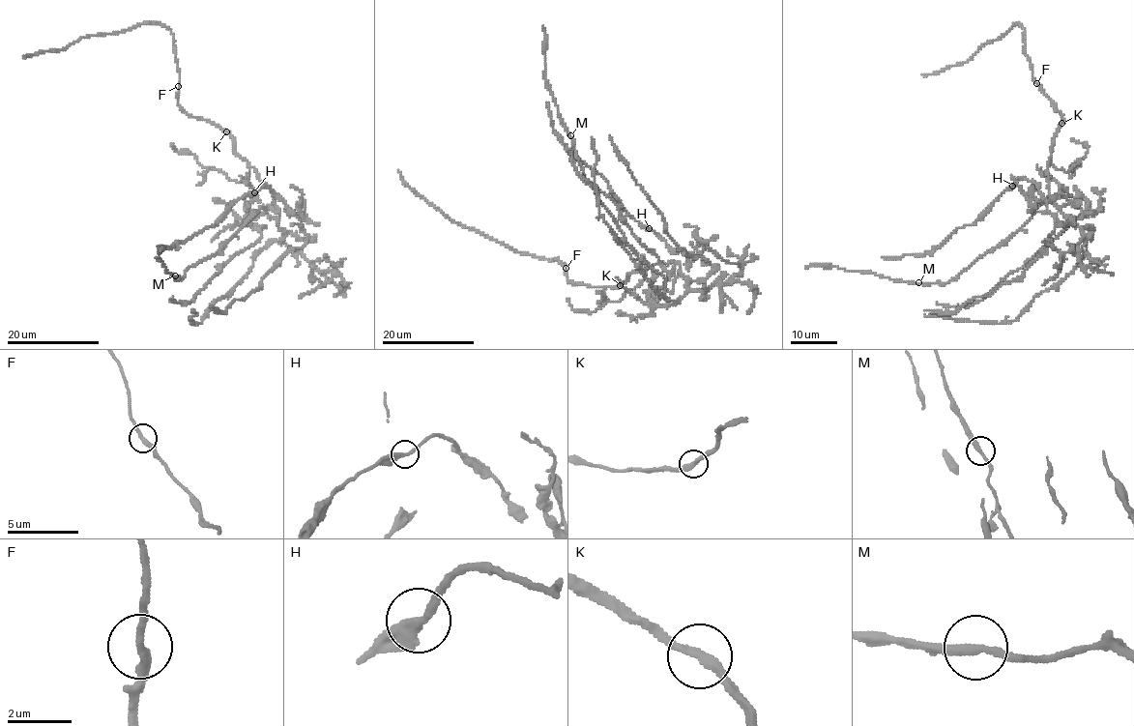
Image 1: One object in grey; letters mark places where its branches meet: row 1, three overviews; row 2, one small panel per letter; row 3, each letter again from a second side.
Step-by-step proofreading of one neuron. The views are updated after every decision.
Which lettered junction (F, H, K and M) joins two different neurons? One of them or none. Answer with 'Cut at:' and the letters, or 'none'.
Cut at: none

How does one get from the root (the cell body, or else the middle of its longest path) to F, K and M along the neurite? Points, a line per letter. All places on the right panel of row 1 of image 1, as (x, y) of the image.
F: (1047, 174), (1050, 149), (1056, 130), (1063, 122), (1061, 112), (1036, 83)
K: (1047, 174), (1050, 149), (1062, 123)
M: (1047, 174), (1050, 198), (1077, 206), (1064, 195), (1049, 196), (954, 278), (918, 282)

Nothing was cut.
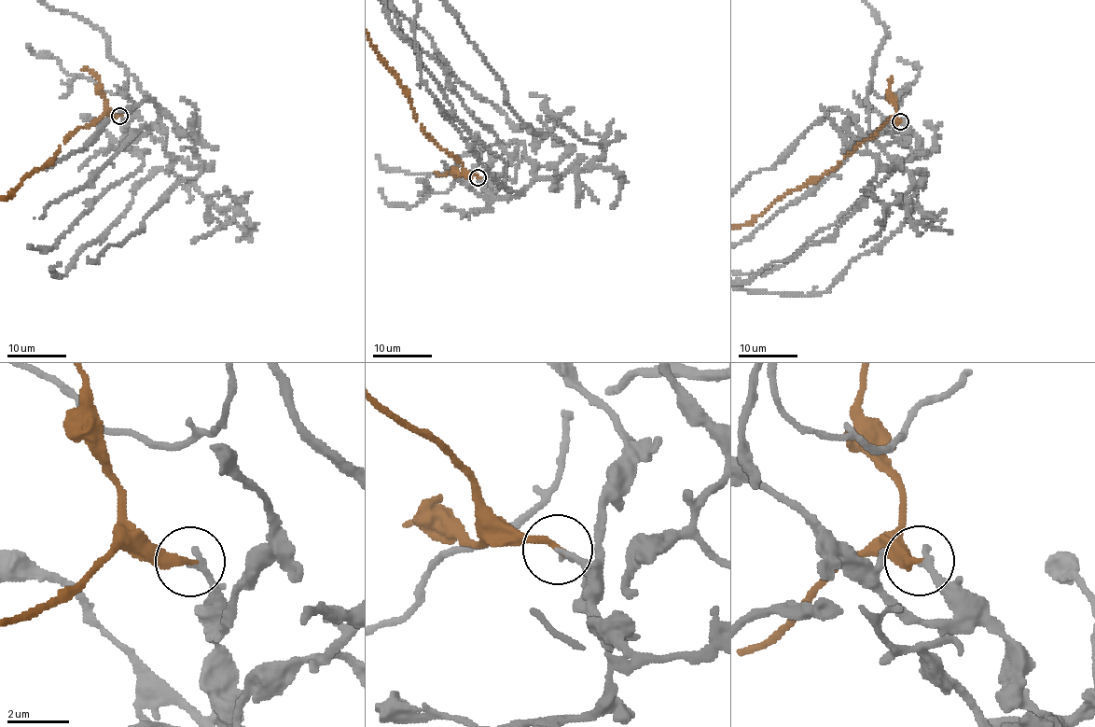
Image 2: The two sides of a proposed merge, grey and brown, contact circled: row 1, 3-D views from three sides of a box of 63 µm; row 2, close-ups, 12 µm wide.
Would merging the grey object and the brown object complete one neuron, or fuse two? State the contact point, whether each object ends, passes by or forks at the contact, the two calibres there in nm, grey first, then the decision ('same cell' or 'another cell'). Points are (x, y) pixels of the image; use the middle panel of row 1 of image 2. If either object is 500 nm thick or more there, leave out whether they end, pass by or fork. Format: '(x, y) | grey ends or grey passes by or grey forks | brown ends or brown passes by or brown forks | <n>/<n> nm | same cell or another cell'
(478, 177) | grey ends | brown ends | 240/280 nm | same cell

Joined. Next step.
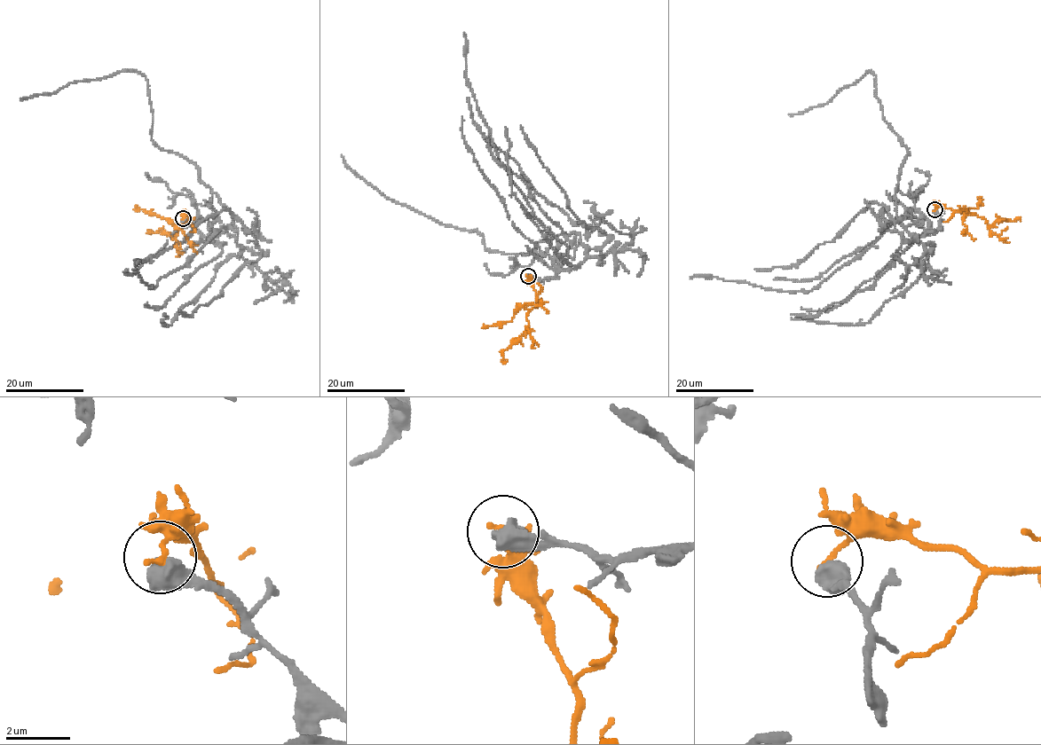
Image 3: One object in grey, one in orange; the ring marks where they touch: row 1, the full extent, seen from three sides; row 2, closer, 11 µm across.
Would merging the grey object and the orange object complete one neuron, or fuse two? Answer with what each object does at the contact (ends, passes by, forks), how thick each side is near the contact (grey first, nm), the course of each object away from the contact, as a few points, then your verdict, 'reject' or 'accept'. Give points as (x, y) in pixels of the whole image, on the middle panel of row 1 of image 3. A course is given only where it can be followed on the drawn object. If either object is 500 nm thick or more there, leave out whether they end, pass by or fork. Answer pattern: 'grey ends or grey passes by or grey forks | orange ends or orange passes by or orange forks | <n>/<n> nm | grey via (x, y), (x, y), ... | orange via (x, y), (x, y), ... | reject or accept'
700/180 nm | grey via (528, 277), (556, 273), (537, 255), (550, 239), (490, 252), (477, 230), (391, 201), (341, 155) | orange via (528, 276), (537, 294), (537, 303), (527, 313), (529, 325), (525, 331), (502, 350), (506, 364) | reject

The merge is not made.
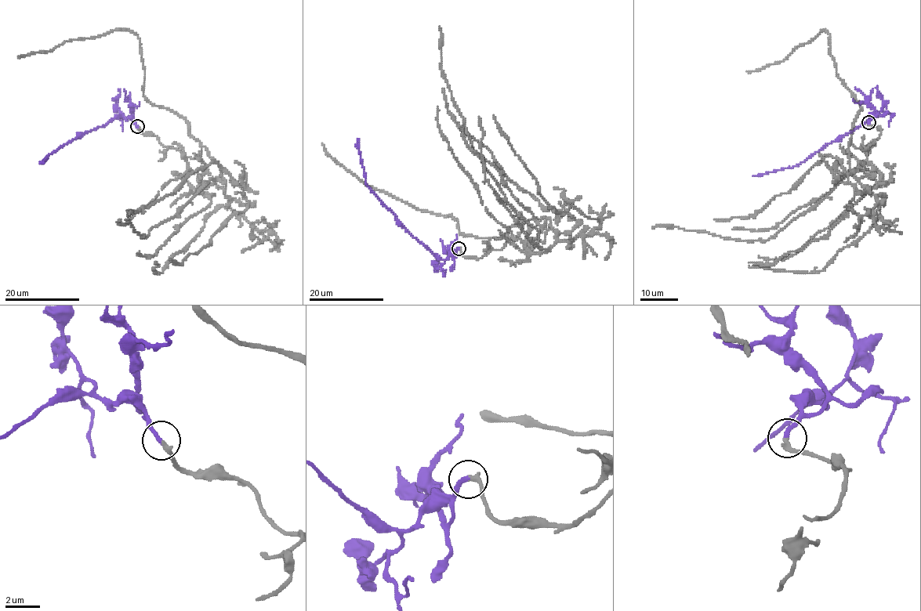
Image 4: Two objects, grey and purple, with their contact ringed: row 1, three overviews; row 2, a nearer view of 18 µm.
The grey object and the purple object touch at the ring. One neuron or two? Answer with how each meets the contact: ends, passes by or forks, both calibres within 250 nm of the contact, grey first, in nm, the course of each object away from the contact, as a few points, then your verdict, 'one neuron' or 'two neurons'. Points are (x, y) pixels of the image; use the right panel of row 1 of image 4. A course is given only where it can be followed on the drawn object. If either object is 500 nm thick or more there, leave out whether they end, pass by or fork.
grey ends; purple ends; calibres 280 and 260 nm; course grey (868, 123), (880, 135), (865, 150), (868, 163), (886, 182), (850, 170), (765, 240), (653, 228); course purple (868, 123), (872, 115), (877, 113), (861, 127), (843, 135), (799, 164), (752, 175); one neuron

